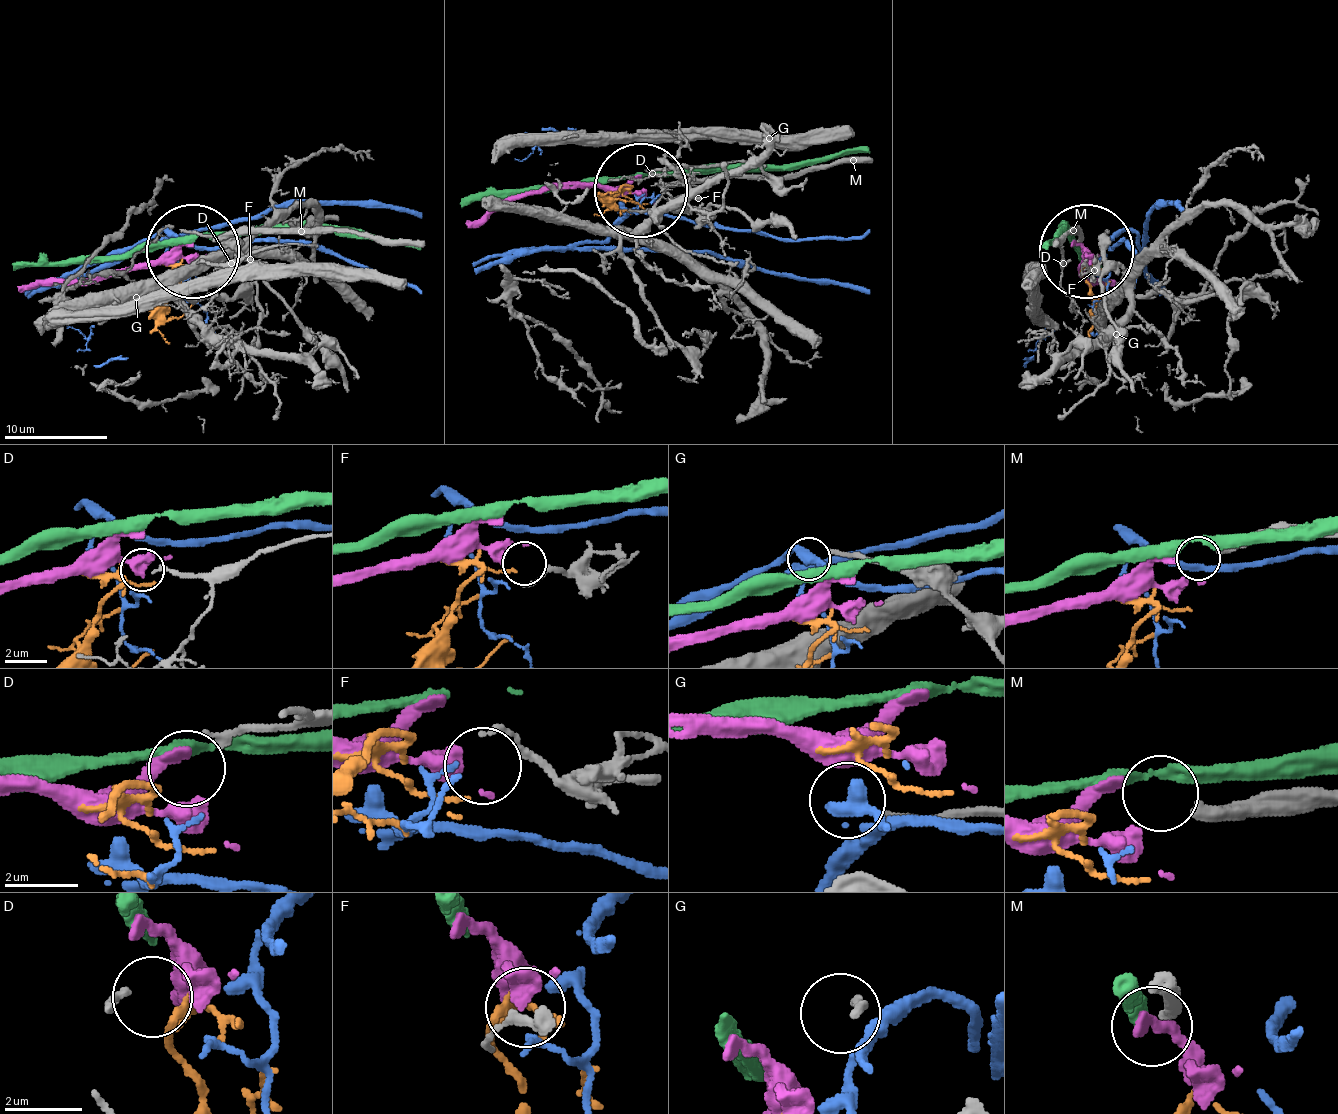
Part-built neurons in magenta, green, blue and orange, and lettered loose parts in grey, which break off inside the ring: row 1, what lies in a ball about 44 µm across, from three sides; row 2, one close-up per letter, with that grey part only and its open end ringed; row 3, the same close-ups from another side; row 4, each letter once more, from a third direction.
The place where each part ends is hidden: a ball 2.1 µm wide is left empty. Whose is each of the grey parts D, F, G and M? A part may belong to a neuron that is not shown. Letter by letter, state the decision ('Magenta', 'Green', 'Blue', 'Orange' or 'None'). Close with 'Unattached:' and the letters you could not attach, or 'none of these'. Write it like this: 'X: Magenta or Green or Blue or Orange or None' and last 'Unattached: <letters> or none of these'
D: Orange
F: None
G: None
M: Magenta
Unattached: F, G

